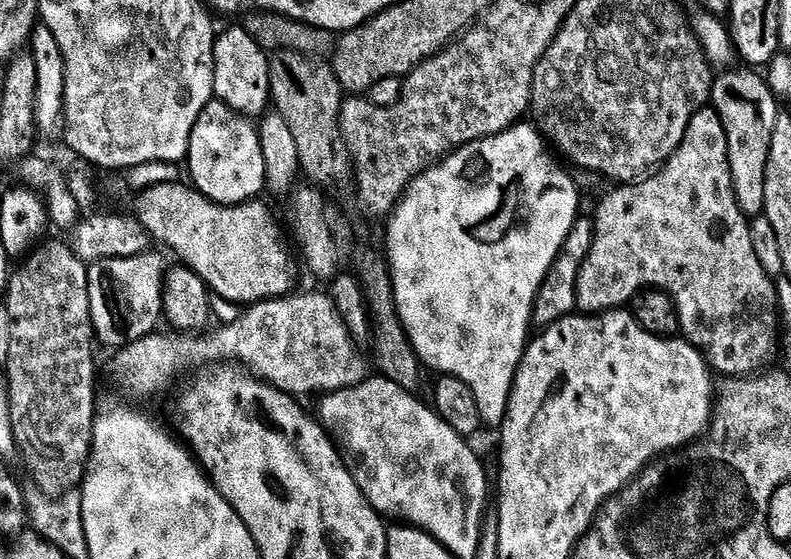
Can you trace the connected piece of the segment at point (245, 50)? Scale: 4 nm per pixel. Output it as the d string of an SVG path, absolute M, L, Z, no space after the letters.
M247 27L228 28L216 37L216 69L214 88L223 107L245 118L257 118L270 108L272 99L272 65L269 53L258 46L258 42Z

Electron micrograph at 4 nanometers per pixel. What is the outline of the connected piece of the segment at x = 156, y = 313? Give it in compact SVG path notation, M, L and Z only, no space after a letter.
M136 258L121 263L120 269L112 276L108 289L104 292L104 301L93 303L92 318L99 343L111 350L123 350L129 344L138 344L142 340L155 337L156 327L162 324L164 315L164 281L166 265L160 260Z

